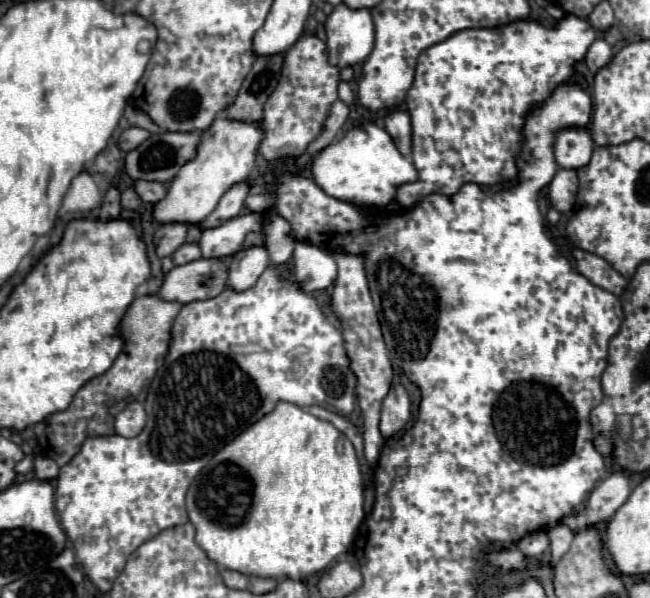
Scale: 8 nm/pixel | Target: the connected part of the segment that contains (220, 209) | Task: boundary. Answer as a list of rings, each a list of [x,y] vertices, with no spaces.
[[[236,183],[236,185],[232,185],[222,195],[218,207],[200,223],[200,229],[206,231],[206,229],[212,229],[212,227],[218,227],[218,225],[226,223],[228,219],[240,215],[242,207],[244,207],[246,195],[248,195],[248,183]]]

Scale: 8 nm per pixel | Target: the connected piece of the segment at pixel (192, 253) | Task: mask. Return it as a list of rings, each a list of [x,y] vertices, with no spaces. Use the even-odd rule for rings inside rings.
[[[184,243],[182,247],[178,247],[178,249],[174,251],[172,261],[174,261],[174,265],[178,267],[178,265],[186,265],[186,263],[190,263],[190,261],[196,261],[196,259],[200,259],[200,257],[202,257],[202,255],[200,255],[200,247],[198,247],[196,243],[192,243],[192,245]]]

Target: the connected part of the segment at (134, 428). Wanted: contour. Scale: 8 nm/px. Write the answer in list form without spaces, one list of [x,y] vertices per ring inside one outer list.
[[[134,401],[116,415],[114,429],[116,429],[116,435],[120,435],[120,437],[136,437],[144,429],[144,423],[146,423],[144,407],[142,407],[142,403]]]

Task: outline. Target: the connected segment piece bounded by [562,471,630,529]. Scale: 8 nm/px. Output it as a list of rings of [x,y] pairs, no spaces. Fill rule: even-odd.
[[[614,471],[604,481],[596,485],[590,493],[586,507],[580,513],[566,515],[562,519],[570,529],[586,529],[596,523],[604,523],[612,519],[612,515],[624,505],[630,495],[630,479],[626,471]]]

